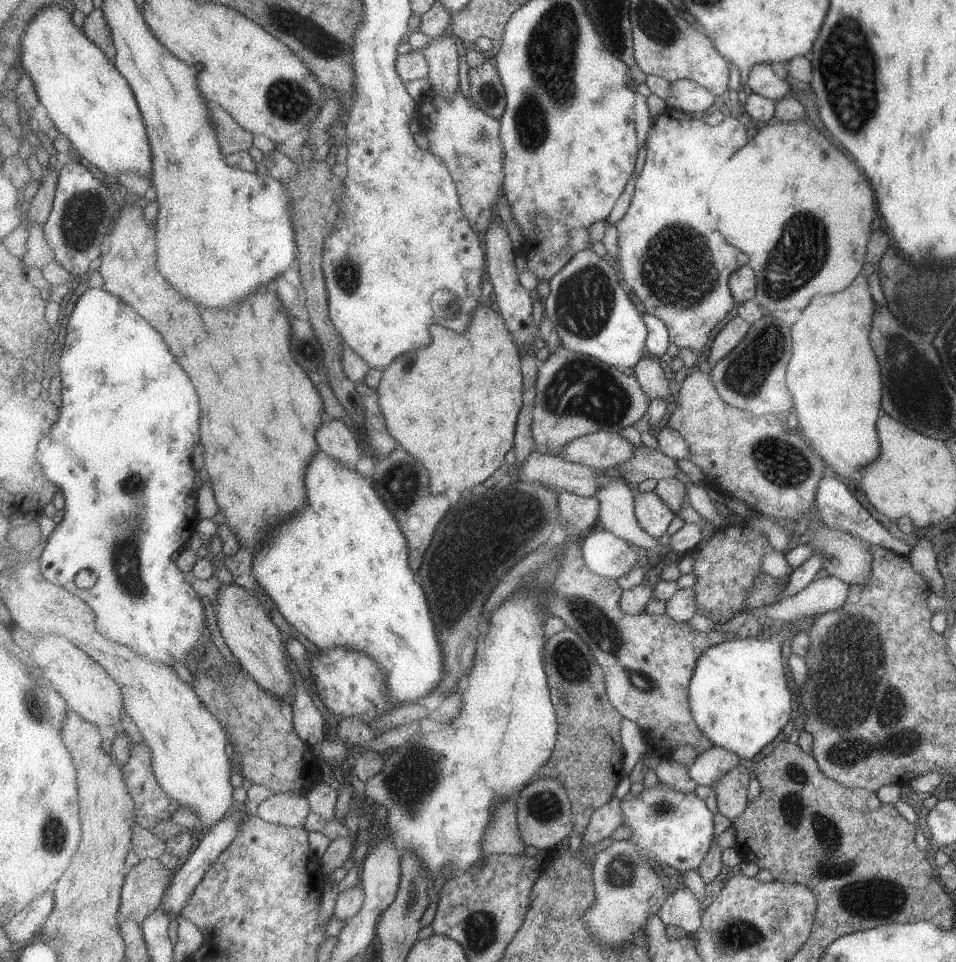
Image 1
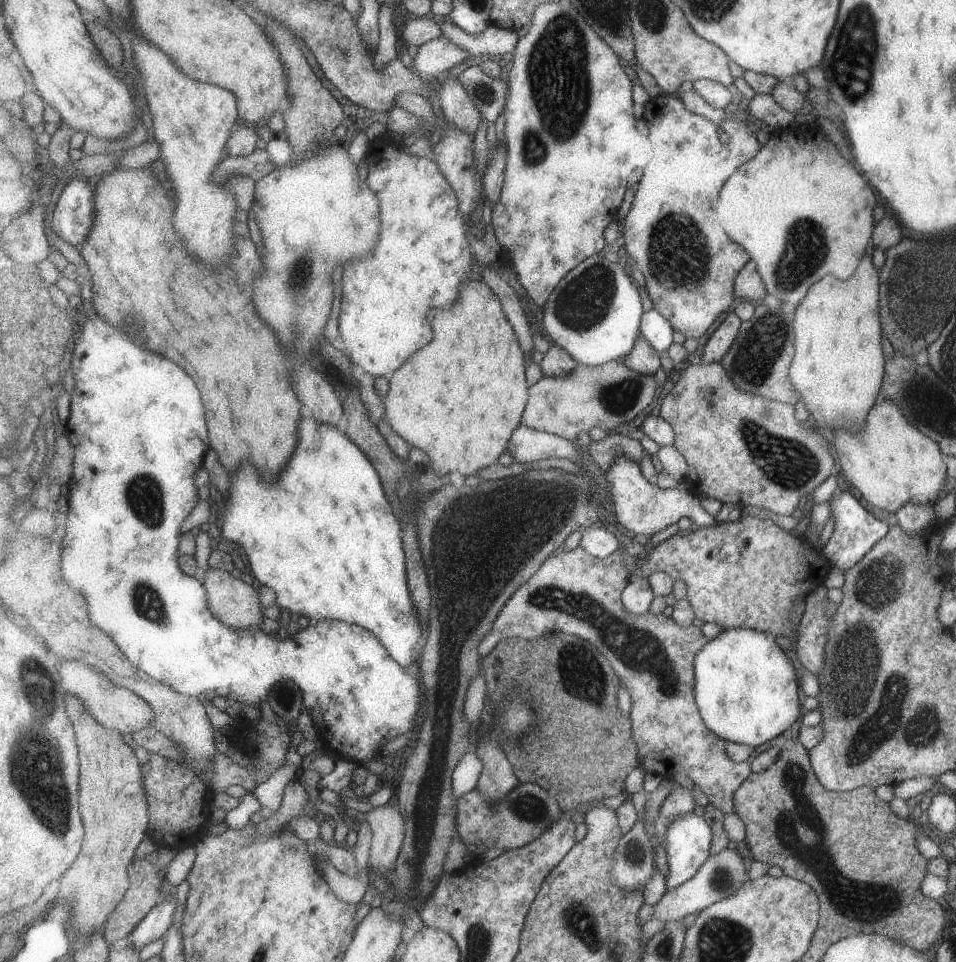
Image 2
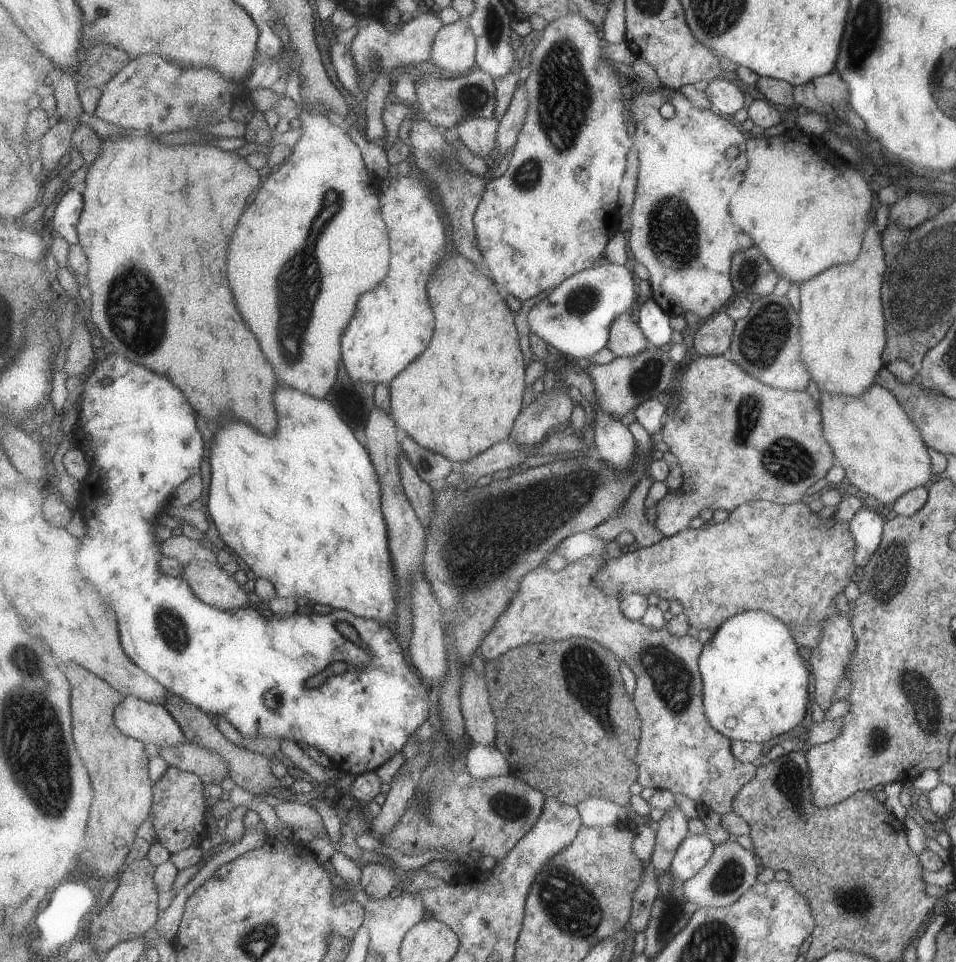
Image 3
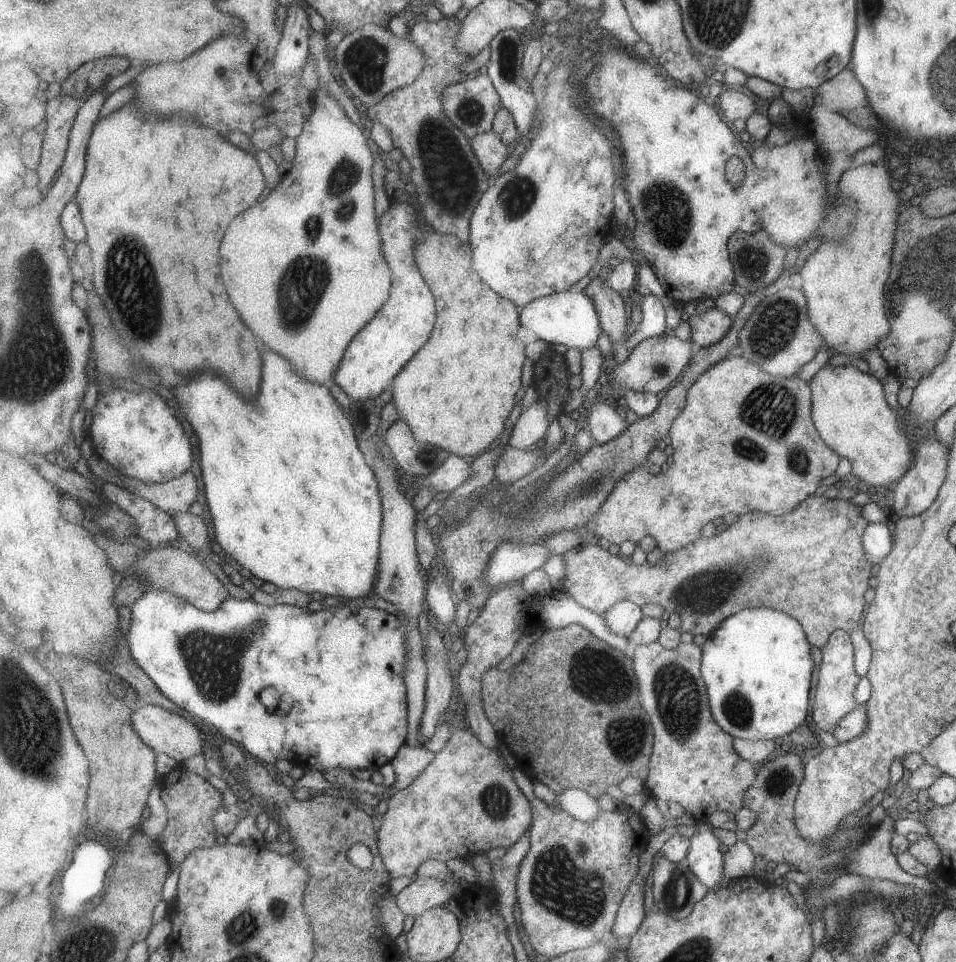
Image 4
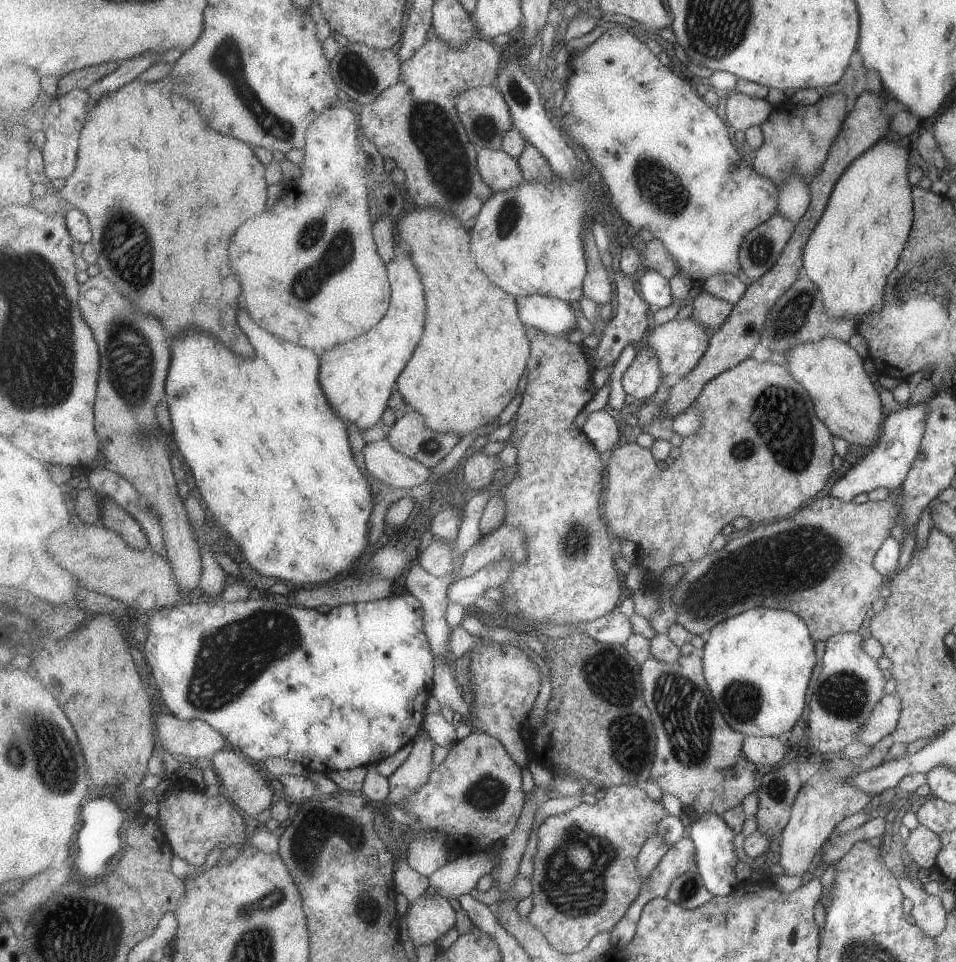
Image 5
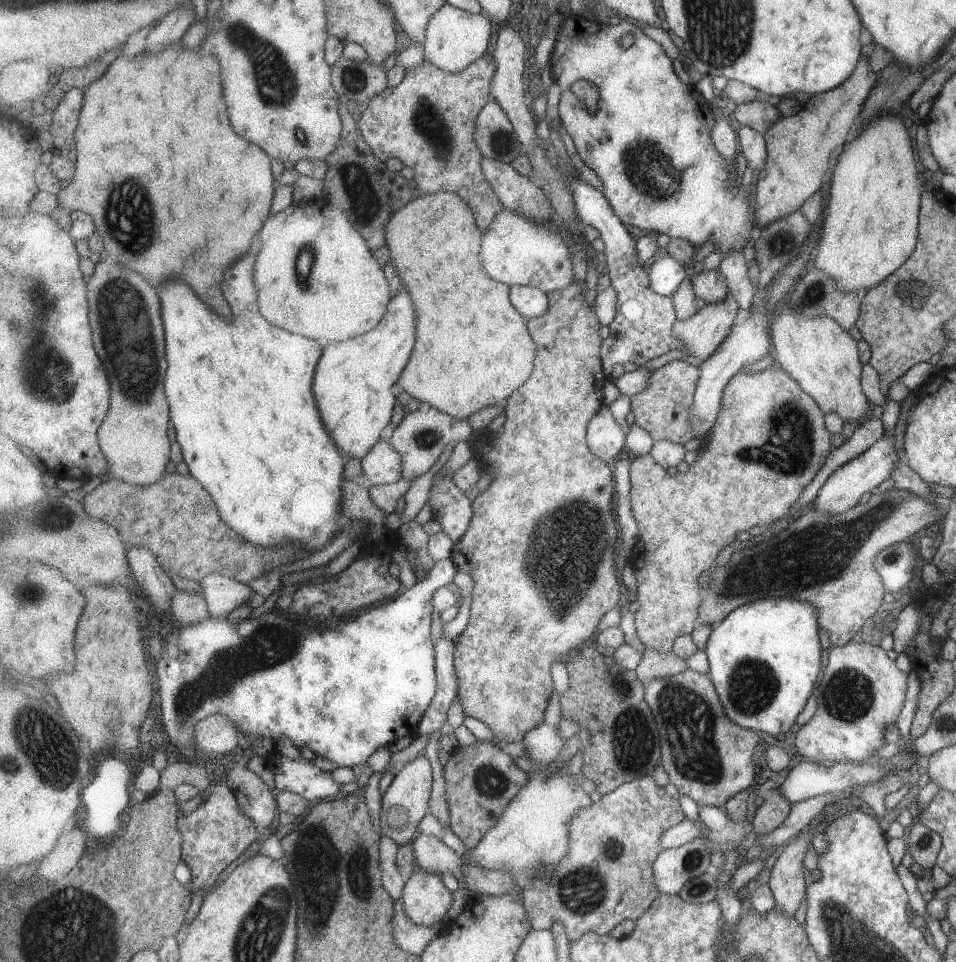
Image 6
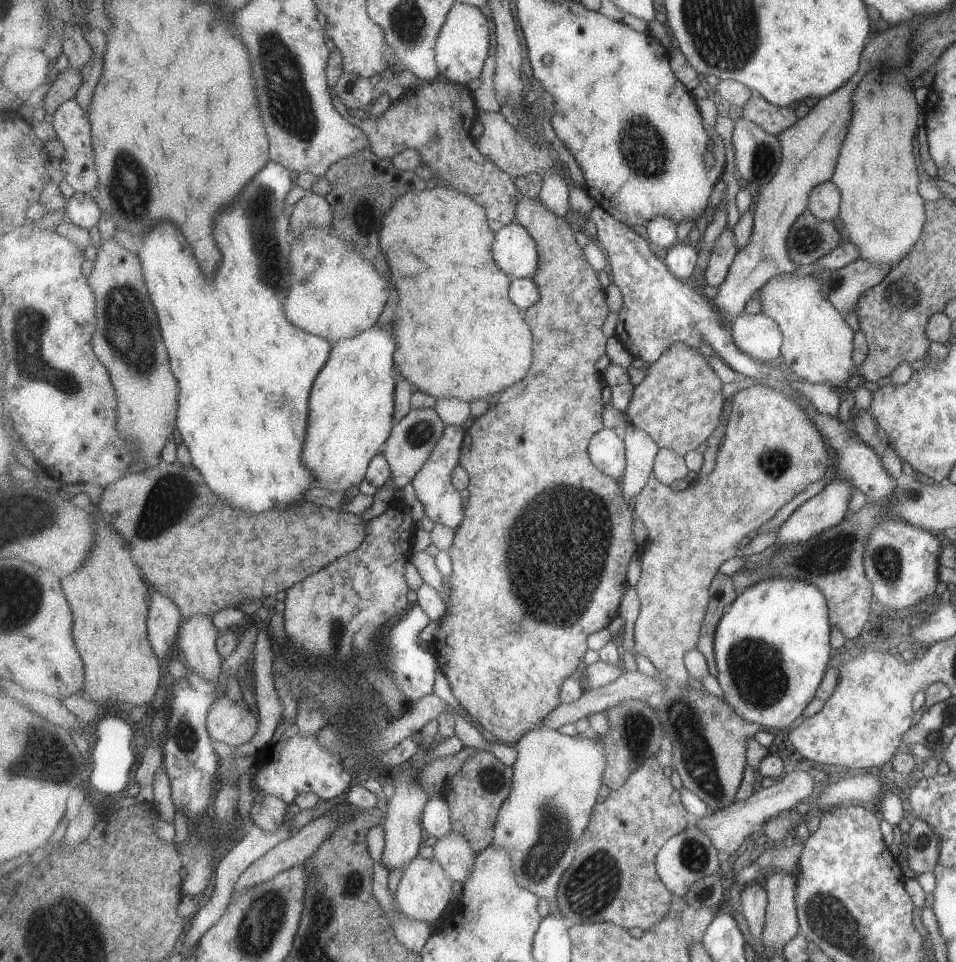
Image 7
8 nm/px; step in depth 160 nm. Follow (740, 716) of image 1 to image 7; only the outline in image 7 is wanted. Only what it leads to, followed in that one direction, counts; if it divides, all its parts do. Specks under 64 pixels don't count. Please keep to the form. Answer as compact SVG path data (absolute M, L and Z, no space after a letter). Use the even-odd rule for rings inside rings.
M781 575L761 579L756 585L746 588L721 619L716 630L715 652L717 680L726 702L745 720L768 730L789 726L813 698L829 658L829 622L824 593L814 584L799 579Z

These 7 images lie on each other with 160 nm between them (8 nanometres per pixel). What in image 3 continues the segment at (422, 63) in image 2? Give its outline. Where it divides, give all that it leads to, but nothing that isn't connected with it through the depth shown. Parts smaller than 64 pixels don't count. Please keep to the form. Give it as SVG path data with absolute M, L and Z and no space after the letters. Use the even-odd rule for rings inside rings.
M462 17L457 22L444 25L437 33L430 60L441 69L453 72L467 72L471 66L475 66L478 53L477 37L472 33L468 23L468 17Z

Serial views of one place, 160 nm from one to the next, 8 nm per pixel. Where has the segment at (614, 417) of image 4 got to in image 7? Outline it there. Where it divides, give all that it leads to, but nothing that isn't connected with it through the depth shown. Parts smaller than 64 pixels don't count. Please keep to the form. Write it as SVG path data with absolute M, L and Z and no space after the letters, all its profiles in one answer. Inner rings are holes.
M615 428L601 429L593 436L588 451L601 472L614 479L624 476L628 460L626 459L626 442L621 431Z

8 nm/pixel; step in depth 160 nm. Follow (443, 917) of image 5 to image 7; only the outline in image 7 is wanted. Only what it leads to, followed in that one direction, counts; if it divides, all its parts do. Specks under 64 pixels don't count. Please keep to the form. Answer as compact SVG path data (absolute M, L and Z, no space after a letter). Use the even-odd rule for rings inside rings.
M418 855L406 866L396 892L396 904L407 917L416 921L435 922L452 902L453 880L443 865L434 857L427 859Z

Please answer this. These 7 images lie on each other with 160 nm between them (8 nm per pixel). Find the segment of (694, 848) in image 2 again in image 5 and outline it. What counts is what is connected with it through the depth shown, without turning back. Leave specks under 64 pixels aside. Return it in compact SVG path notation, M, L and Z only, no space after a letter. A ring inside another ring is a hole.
M703 813L697 817L691 827L687 830L689 835L697 847L697 868L702 874L706 887L714 894L714 896L729 896L738 885L737 874L735 874L735 866L739 862L737 854L735 854L735 836L737 833L727 821L715 813Z

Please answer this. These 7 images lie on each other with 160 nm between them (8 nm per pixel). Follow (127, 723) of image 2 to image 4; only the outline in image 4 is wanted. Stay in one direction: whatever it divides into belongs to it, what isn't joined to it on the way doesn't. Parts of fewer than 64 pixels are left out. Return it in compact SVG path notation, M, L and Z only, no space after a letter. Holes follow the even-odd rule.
M139 702L137 708L133 710L131 716L133 728L137 734L149 744L157 753L168 755L175 759L178 764L182 764L188 758L195 755L203 755L203 734L197 728L197 724L185 720L183 716L169 712L164 707Z

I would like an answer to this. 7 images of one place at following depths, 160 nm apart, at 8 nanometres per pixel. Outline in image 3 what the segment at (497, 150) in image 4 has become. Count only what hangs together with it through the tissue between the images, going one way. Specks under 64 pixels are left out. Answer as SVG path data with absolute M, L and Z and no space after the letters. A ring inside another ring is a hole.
M472 118L458 124L460 141L478 158L492 160L497 146L500 122L495 118Z

